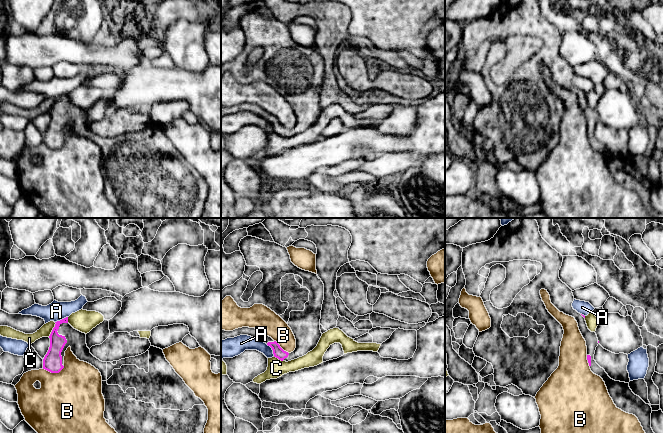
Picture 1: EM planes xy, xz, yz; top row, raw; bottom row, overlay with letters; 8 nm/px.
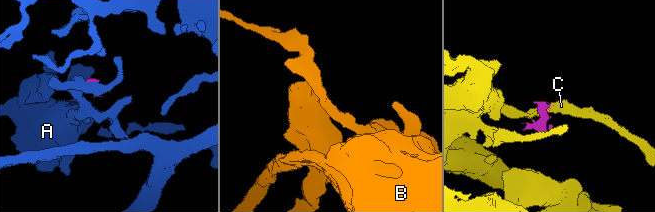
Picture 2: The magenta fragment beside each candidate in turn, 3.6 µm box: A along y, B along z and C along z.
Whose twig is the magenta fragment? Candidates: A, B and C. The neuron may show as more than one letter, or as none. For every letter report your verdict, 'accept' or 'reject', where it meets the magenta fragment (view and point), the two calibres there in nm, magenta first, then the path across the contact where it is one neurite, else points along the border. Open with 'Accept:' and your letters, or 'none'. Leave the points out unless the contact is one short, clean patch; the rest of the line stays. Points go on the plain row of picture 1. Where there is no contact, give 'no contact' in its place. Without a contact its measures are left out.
Accept: none
A: reject; contact xz (272, 125); calibres 90 and 130 nm
B: reject; contact xy (53, 148); calibres 160 and 460 nm
C: reject; contact xy (53, 105); calibres 140 and 90 nm; border xy (55, 98), (48, 112)

